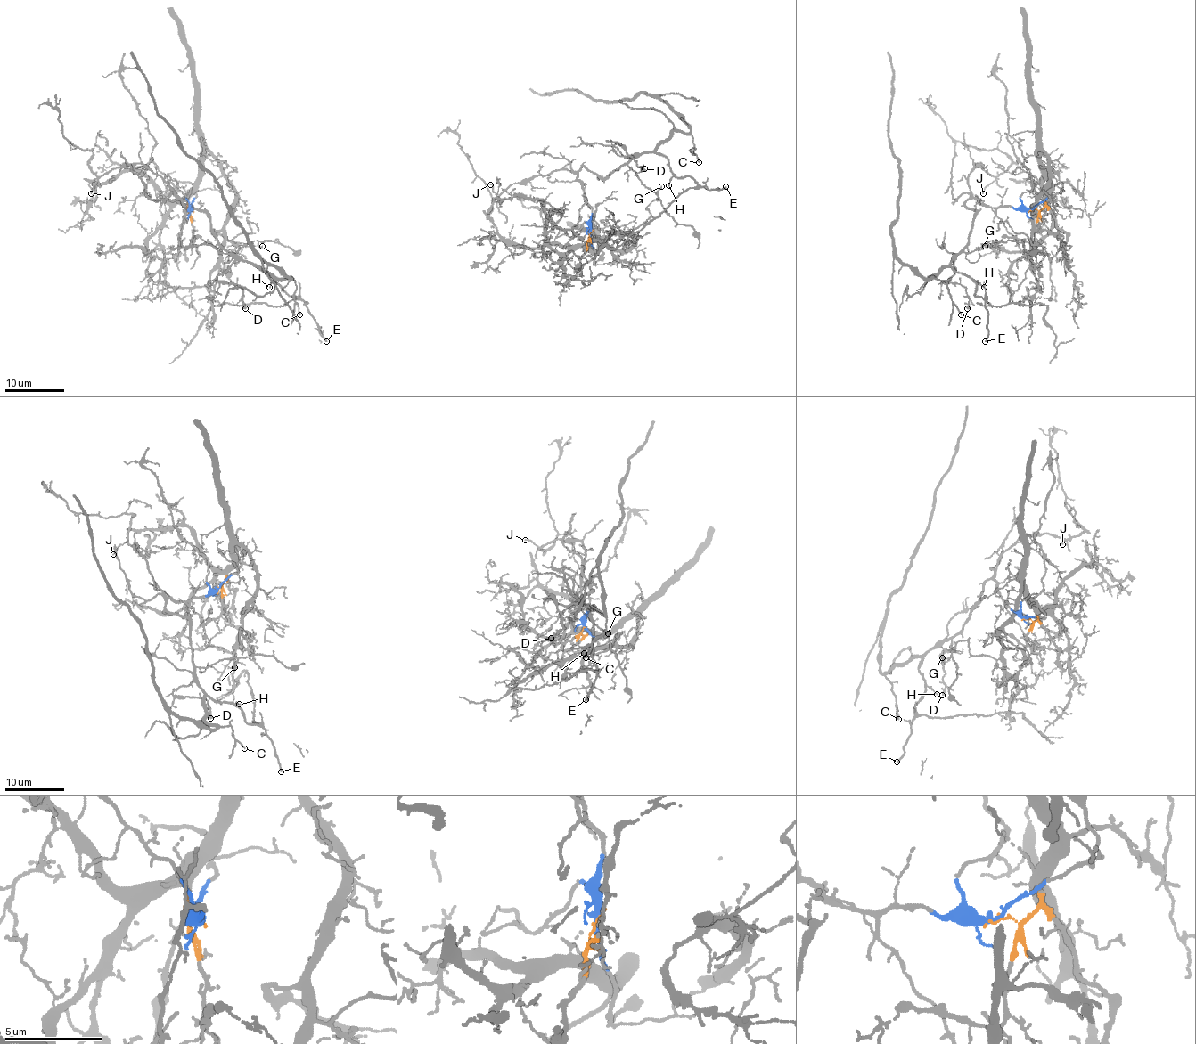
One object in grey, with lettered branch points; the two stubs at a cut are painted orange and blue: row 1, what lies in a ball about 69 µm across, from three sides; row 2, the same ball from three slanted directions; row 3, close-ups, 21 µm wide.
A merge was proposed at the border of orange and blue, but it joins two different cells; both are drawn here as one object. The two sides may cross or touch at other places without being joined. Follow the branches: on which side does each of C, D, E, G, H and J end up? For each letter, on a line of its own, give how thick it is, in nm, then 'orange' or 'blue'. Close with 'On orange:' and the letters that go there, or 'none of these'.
C: calibre 110 nm; blue
D: calibre 200 nm; blue
E: calibre 170 nm; blue
G: calibre 110 nm; blue
H: calibre 110 nm; blue
J: calibre 100 nm; blue
On orange: none of these

